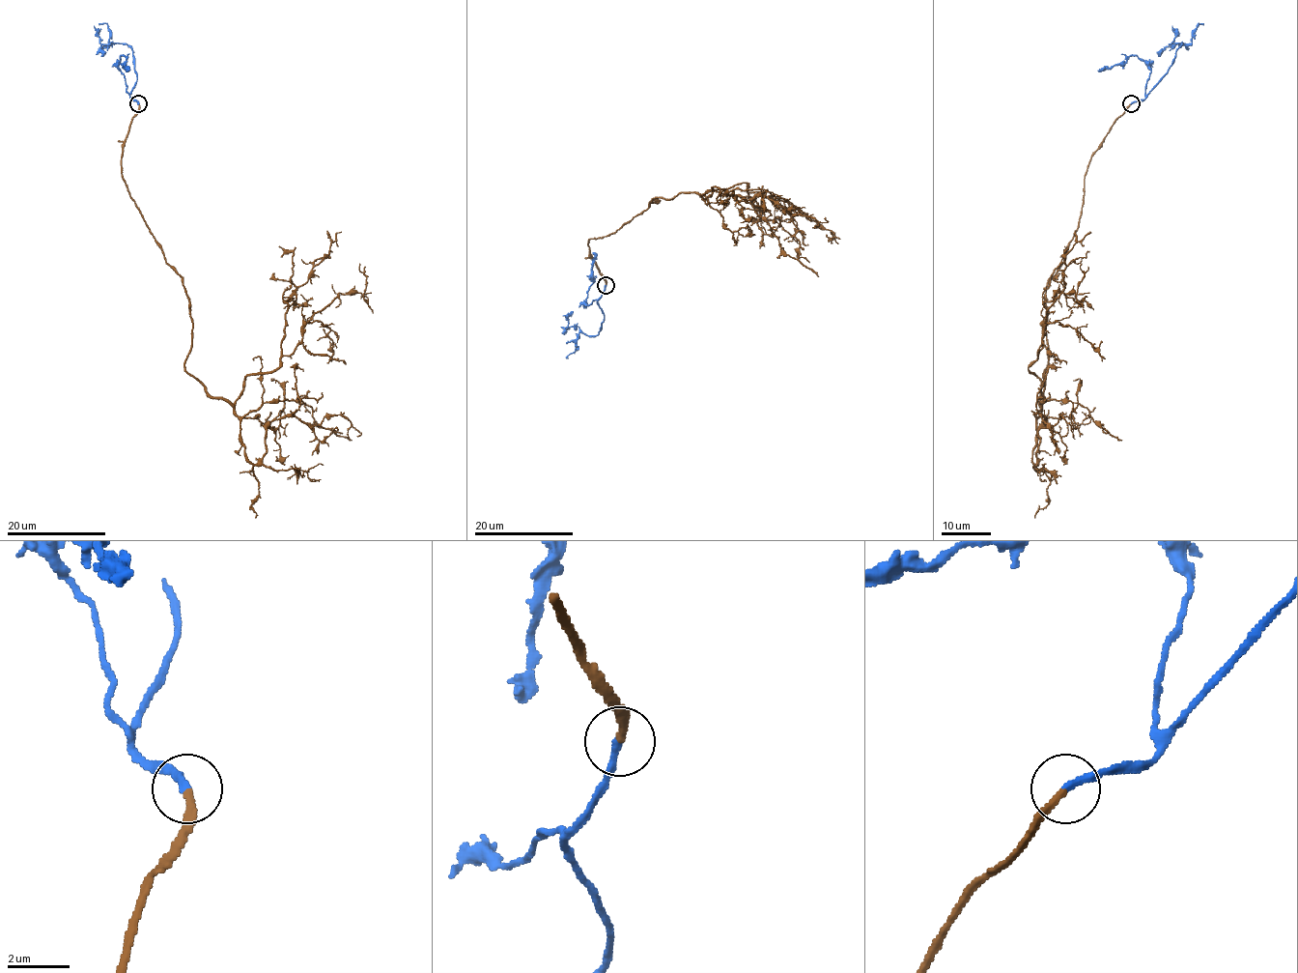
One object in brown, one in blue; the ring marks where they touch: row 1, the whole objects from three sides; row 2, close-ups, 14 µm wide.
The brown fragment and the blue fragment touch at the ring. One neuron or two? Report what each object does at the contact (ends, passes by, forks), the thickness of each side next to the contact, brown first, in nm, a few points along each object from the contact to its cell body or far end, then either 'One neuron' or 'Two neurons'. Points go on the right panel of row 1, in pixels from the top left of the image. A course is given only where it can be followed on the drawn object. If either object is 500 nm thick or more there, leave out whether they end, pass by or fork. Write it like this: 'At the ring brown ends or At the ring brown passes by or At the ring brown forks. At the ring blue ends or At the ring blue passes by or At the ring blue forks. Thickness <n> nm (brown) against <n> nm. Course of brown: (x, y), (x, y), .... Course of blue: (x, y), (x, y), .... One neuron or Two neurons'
At the ring brown ends. At the ring blue ends. Thickness 220 nm (brown) against 240 nm. Course of brown: (1131, 103), (1091, 157), (1079, 227), (1047, 284), (1041, 404), (1029, 367), (1043, 304), (1090, 232). Course of blue: (1131, 103), (1146, 97), (1168, 71), (1181, 44), (1177, 43), (1190, 43), (1196, 25), (1203, 25). One neuron

